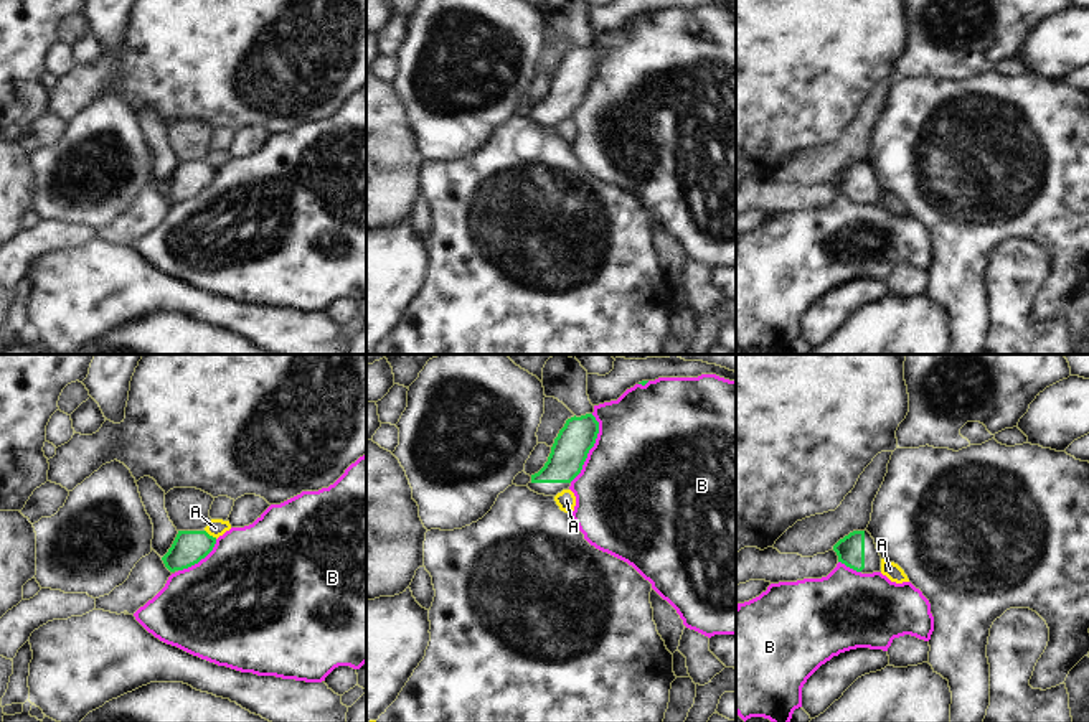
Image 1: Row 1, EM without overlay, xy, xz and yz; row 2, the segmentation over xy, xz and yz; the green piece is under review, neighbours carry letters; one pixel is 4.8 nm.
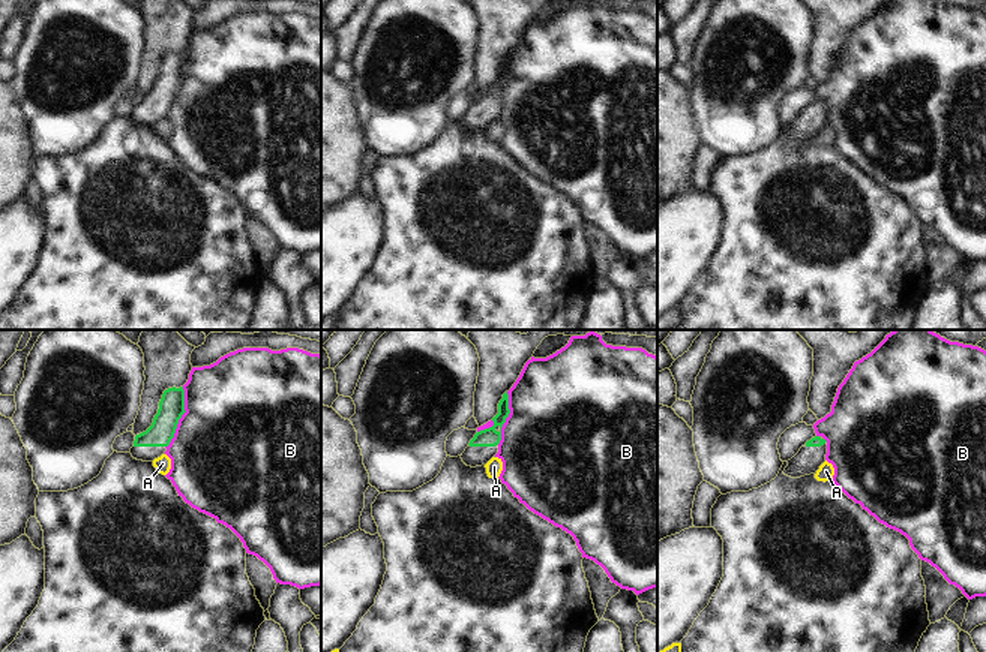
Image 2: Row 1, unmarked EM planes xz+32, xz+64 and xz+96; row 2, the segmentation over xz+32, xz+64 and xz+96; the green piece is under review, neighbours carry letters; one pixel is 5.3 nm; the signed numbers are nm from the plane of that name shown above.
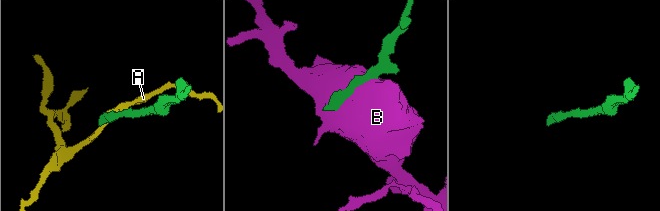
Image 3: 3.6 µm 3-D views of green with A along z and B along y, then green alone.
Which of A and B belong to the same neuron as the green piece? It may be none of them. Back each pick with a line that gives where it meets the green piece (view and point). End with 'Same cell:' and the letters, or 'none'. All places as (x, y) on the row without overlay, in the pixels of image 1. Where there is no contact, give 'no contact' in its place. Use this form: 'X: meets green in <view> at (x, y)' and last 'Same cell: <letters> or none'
Same cell: none

